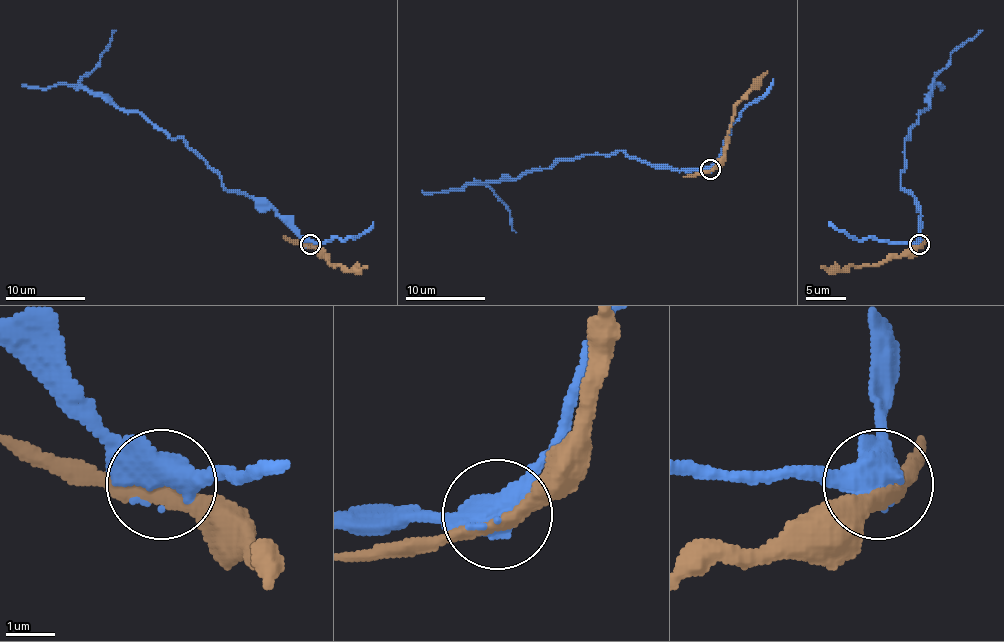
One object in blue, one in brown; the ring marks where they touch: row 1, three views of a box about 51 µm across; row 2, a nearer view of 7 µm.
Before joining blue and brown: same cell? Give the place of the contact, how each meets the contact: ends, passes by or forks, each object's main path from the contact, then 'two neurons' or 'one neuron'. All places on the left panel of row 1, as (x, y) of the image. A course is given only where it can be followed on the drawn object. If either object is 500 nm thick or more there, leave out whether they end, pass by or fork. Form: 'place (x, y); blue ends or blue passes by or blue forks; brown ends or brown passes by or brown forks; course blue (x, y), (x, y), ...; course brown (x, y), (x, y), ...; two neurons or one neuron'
place (310, 244); course blue (309, 244), (273, 210), (223, 186), (184, 140), (170, 138), (138, 112), (114, 106), (80, 82), (116, 30); course brown (309, 244), (333, 266), (357, 270), (367, 266); one neuron

